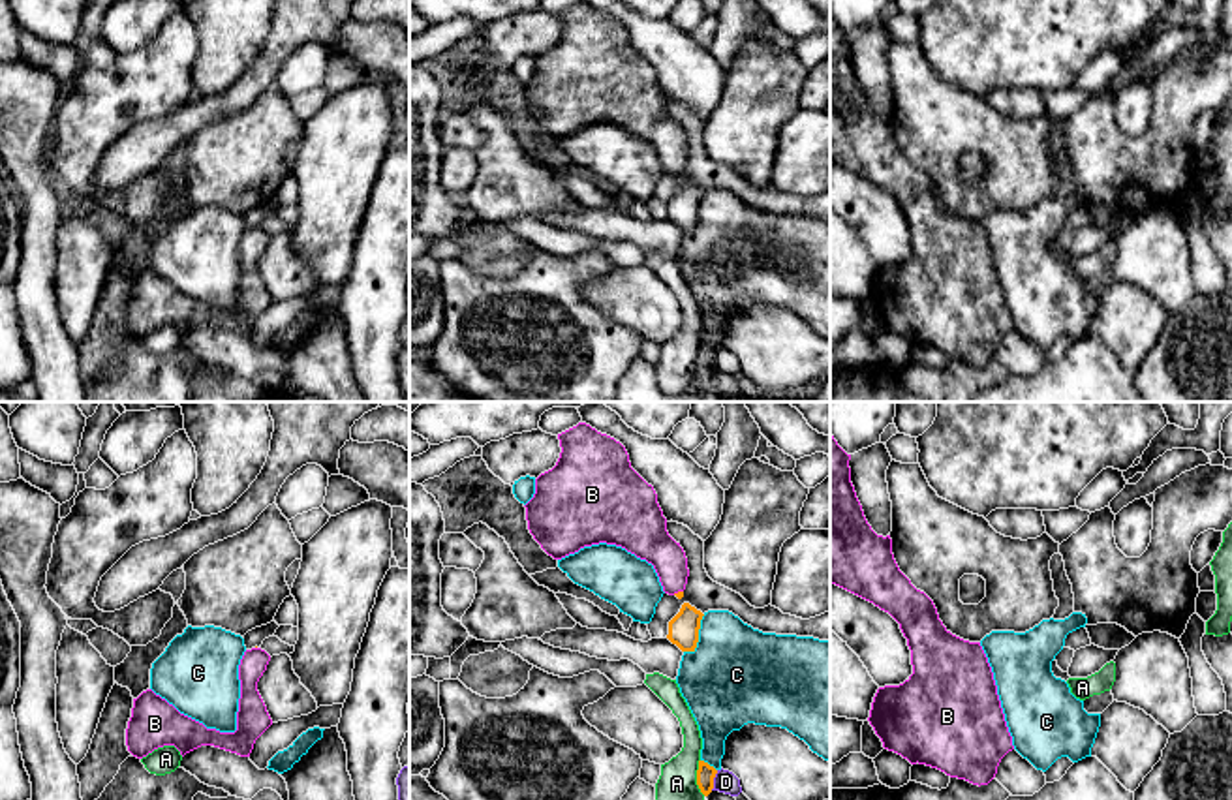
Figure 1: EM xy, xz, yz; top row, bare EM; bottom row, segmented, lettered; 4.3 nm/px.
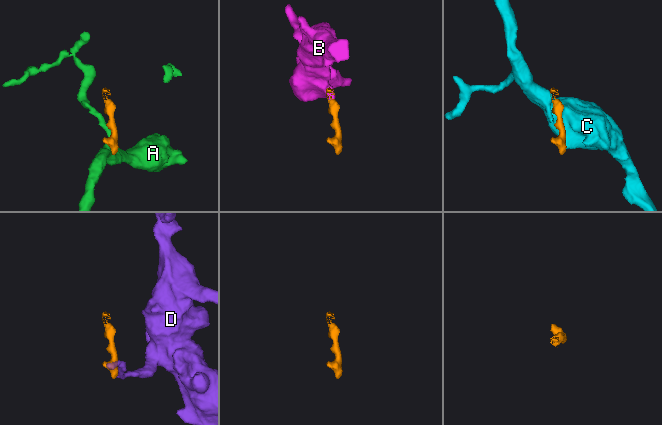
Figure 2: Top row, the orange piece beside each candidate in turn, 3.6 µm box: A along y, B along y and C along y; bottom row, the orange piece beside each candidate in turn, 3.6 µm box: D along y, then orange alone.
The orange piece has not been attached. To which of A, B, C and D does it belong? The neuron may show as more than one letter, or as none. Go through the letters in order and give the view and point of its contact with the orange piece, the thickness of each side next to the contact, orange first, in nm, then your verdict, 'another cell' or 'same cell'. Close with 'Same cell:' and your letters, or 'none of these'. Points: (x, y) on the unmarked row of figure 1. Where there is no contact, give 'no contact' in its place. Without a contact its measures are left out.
A: xz (697, 357) | 80/190 nm | another cell
B: xz (678, 171) | 30/170 nm | same cell
C: xz (697, 216) | 130/420 nm | another cell
D: xz (712, 359) | 80/100 nm | another cell
Same cell: B

